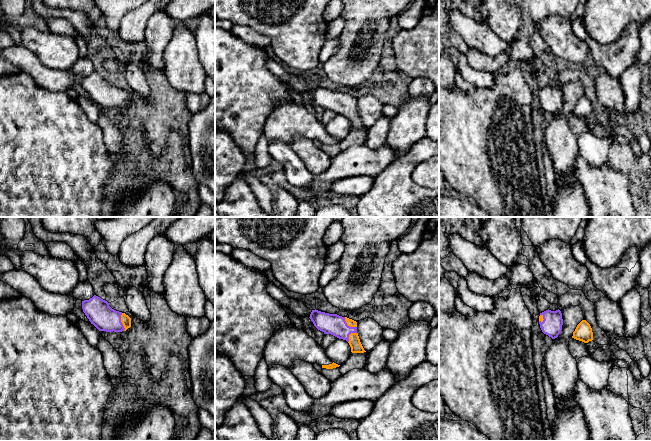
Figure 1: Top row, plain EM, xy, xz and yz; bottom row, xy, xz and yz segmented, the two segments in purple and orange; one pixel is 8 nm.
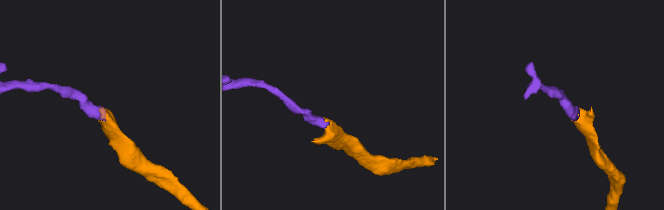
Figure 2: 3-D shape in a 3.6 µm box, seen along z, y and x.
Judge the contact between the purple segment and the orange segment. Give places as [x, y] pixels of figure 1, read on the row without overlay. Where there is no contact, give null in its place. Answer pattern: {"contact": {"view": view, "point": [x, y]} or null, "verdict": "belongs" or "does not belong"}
{"contact": {"view": "xy", "point": [121, 98]}, "verdict": "belongs"}

